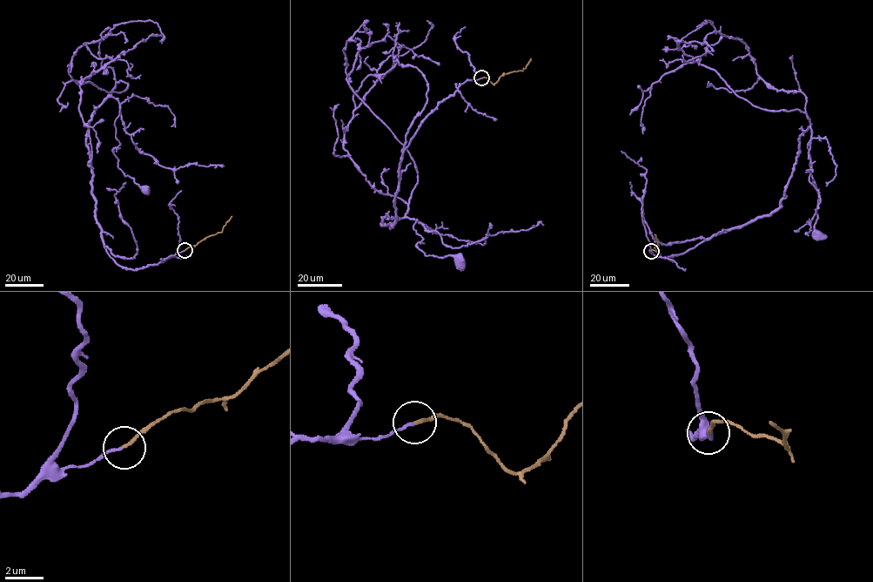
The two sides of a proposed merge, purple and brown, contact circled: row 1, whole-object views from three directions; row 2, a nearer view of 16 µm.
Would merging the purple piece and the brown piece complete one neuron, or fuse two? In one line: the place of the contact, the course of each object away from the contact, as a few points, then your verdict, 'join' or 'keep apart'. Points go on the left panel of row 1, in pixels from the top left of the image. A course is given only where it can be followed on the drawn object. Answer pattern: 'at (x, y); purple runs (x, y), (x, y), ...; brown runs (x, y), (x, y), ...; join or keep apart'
at (184, 250); purple runs (184, 250), (134, 270), (107, 252), (86, 140), (90, 116), (109, 97), (119, 106), (118, 167), (145, 188); brown runs (184, 250), (221, 232), (231, 216); join

